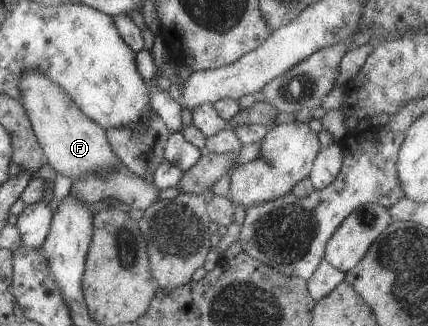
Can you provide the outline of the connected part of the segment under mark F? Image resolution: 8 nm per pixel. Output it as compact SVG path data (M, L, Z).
M27 69L17 83L18 103L31 123L49 174L60 174L75 181L83 175L107 173L113 167L121 165L119 157L113 155L111 145L106 141L105 131L95 121L85 117L59 85L47 81L47 77L37 69Z

